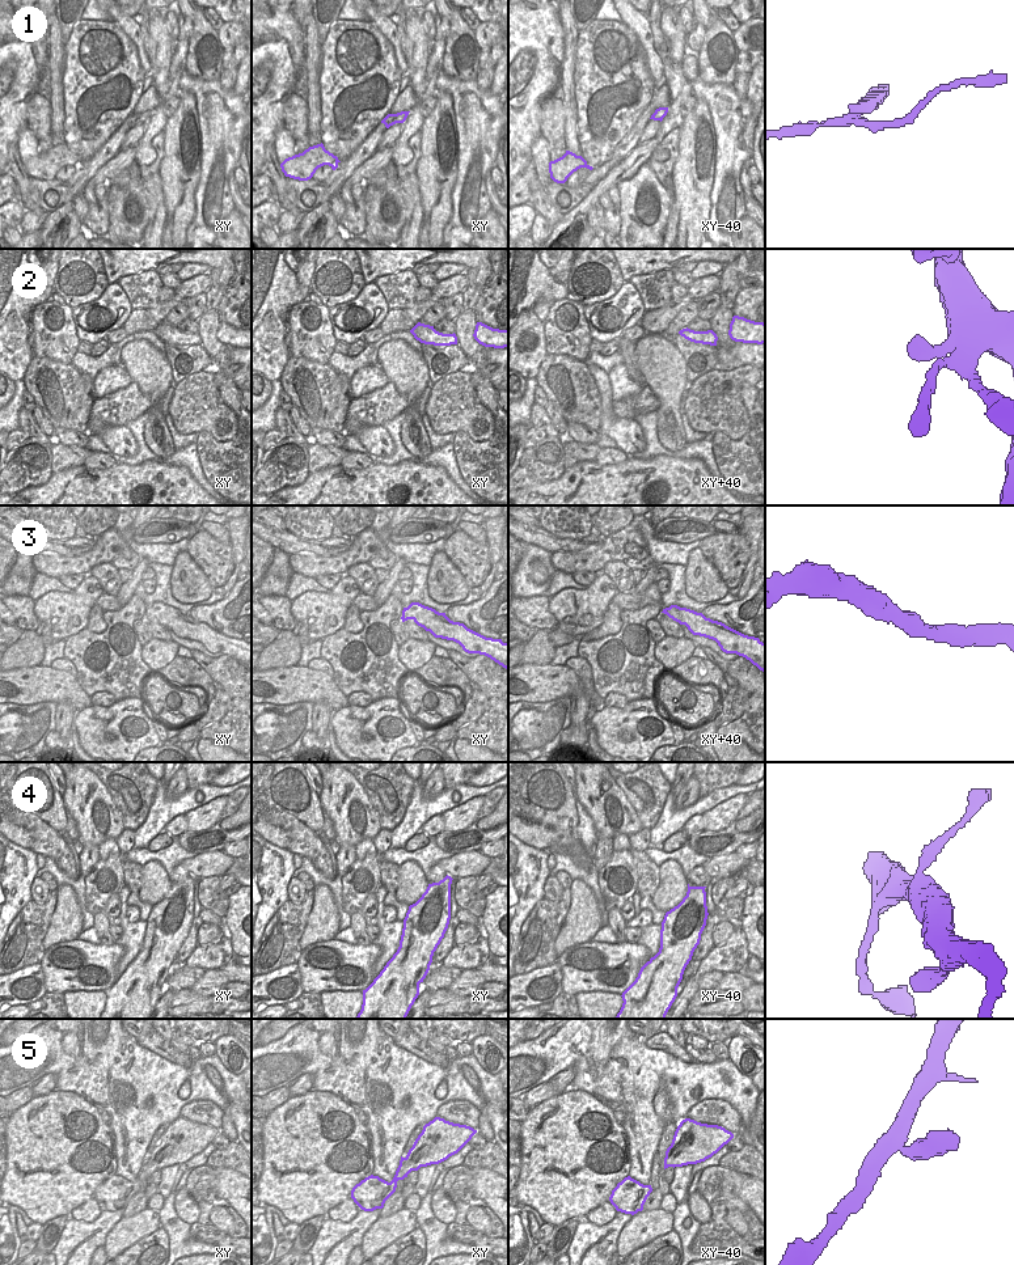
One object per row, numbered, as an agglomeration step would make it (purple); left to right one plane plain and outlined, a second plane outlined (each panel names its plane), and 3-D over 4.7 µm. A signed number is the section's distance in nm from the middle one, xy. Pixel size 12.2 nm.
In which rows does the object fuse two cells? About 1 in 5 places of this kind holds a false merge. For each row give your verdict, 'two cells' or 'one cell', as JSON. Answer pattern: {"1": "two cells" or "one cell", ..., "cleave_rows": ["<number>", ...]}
{"1": "two cells", "2": "one cell", "3": "one cell", "4": "one cell", "5": "one cell", "cleave_rows": ["1"]}

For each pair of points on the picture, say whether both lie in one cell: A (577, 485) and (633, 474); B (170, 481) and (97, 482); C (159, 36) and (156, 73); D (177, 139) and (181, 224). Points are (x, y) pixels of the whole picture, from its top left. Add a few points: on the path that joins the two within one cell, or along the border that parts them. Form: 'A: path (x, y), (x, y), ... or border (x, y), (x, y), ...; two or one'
A: path (591, 486), (619, 486); one
B: path (152, 482), (115, 482); one
C: path (159, 45), (159, 64); one
D: path (178, 160), (178, 203); one

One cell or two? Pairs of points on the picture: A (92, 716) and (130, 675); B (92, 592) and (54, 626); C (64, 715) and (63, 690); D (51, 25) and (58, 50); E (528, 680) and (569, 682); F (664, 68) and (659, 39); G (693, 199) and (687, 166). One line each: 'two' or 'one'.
A: two
B: one
C: two
D: one
E: one
F: two
G: one

